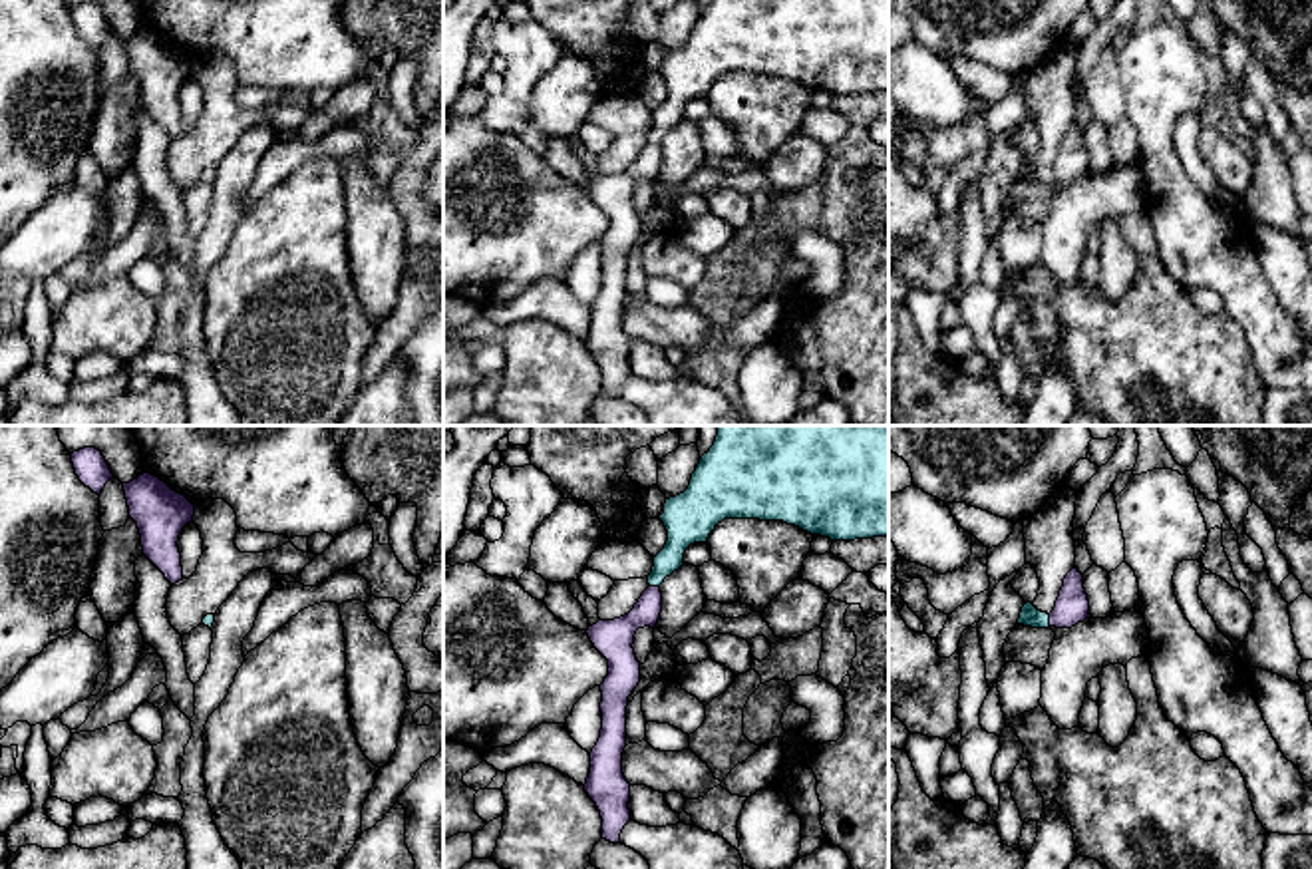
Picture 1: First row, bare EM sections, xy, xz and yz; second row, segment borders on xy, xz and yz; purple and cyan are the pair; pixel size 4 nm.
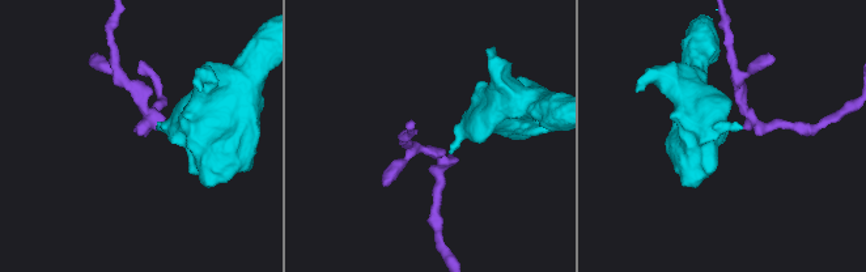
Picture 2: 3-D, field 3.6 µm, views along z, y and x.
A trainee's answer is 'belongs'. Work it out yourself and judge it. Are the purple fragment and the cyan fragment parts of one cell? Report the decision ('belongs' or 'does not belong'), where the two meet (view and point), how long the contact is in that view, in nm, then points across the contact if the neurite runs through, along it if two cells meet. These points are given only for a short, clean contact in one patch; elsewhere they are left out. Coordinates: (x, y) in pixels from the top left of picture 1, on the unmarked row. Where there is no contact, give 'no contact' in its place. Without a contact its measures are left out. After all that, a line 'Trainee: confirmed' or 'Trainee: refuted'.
belongs; contact yz (1050, 175); length 50 nm; way yz (1072, 160), (1050, 175), (1030, 170)
Trainee: confirmed

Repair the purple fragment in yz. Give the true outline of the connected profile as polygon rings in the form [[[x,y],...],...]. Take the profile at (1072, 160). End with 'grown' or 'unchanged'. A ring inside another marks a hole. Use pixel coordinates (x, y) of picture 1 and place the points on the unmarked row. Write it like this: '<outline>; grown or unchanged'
[[[1073,121],[1060,145],[1054,165],[1042,167],[1032,157],[1022,161],[1018,179],[1032,181],[1032,183],[1071,183],[1077,177],[1089,173],[1089,155],[1083,143],[1083,129]]]; grown

